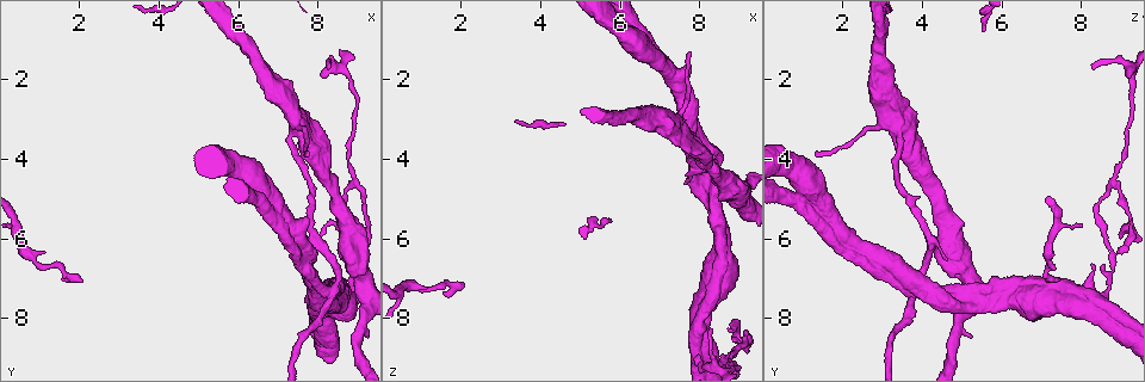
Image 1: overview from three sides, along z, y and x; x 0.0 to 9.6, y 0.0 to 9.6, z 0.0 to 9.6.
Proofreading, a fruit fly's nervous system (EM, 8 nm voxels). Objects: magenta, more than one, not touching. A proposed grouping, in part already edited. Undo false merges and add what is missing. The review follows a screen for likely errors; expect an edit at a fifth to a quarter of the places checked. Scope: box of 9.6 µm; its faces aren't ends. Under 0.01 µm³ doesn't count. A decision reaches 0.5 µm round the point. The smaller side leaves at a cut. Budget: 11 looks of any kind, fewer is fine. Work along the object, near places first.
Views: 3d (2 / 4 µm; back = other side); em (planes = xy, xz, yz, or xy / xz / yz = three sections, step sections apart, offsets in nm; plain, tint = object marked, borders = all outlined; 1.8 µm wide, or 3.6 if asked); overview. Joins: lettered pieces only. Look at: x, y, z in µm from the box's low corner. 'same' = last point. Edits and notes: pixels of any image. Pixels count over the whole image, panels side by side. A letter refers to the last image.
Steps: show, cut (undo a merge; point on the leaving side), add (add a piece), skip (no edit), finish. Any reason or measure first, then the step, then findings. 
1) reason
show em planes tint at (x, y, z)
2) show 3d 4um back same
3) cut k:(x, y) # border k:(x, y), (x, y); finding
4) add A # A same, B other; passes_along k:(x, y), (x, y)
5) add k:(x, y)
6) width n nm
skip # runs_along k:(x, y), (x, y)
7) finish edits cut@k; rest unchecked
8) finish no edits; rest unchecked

an open end
show 3d 4um at (8.25, 1.75, 8.35)

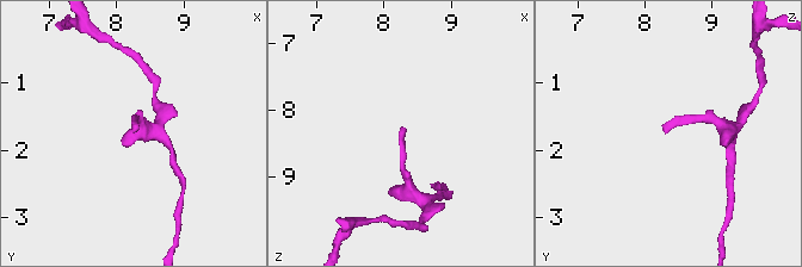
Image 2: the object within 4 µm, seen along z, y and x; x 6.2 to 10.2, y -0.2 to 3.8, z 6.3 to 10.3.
show em xz step 8 plain at (8.25, 1.70, 8.30)

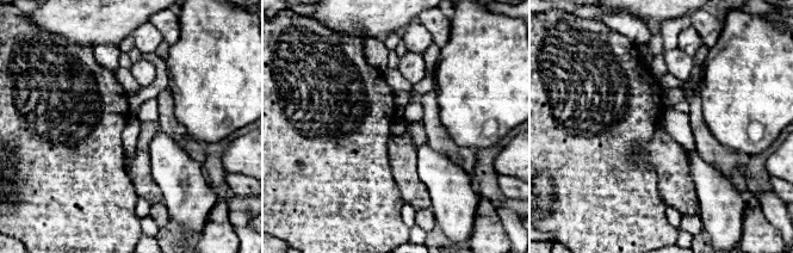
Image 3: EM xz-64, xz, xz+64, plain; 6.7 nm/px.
what lies round it
show em xz step 8 borders same

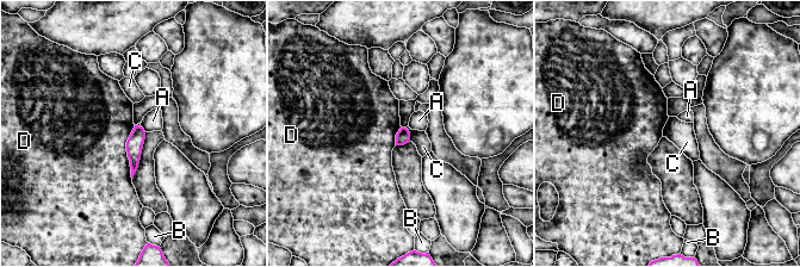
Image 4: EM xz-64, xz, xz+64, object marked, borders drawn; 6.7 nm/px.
skip # A other, B other, C other, D other; no lettered piece goes on from it

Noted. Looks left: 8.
tapers out
show 3d 2um at (8.00, 6.35, 8.95)

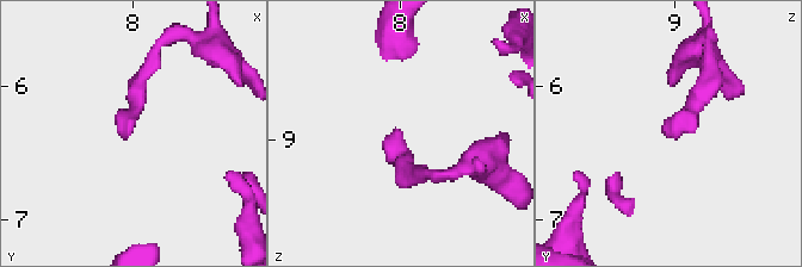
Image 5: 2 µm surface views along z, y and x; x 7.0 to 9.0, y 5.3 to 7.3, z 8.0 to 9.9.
shape alone is not enough
show em 3.6um yz step 8 plain at (7.96, 6.38, 8.94)

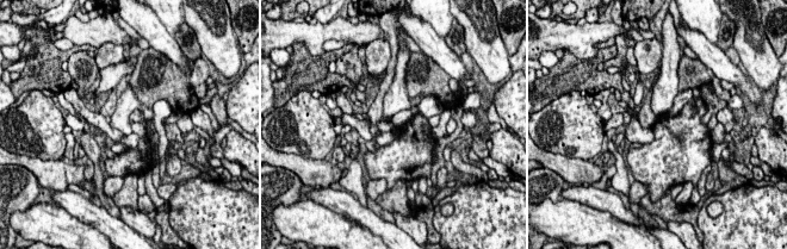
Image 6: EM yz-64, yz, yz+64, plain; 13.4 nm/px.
what lies round it
show em 3.6um yz step 8 borders same

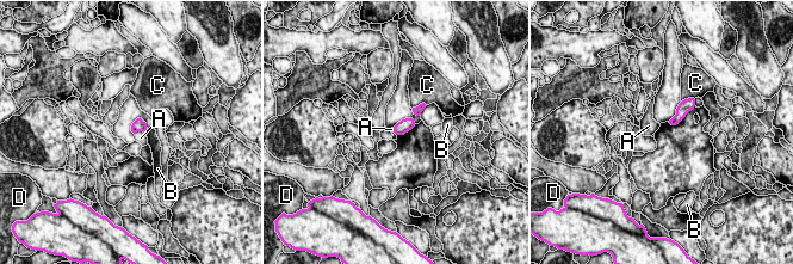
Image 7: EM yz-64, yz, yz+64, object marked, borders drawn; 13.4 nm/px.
width 140 nm
skip # A other, B other, C other, D other; border 7:(415, 122), (402, 118), (392, 127); no lettered piece goes on from it

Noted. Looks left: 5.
abrupt turn
show 3d 2um at (7.75, 3.80, 3.55)

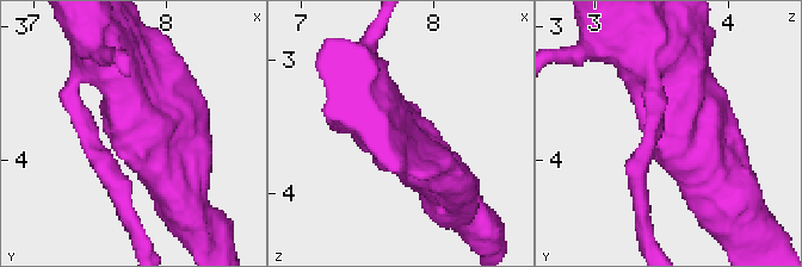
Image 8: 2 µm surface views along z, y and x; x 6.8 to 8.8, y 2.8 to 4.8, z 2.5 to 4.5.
need the tissue
show em planes tint at (7.76, 3.80, 3.56)

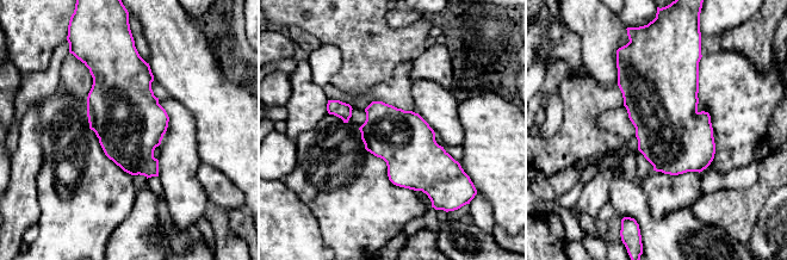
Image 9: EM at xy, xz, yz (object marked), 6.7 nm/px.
see the neighbours
show em planes borders same

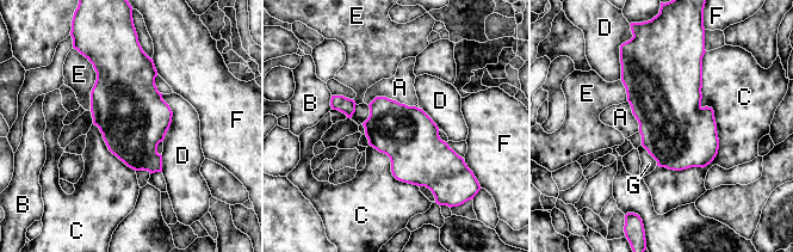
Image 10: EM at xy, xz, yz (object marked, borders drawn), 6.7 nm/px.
width 380 nm
skip # A other, B other, C other, D other, E other, F other, G other; border 10:(367, 104), (388, 97), (415, 106); all the same cell

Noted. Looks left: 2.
finish no edits; rest unchecked

